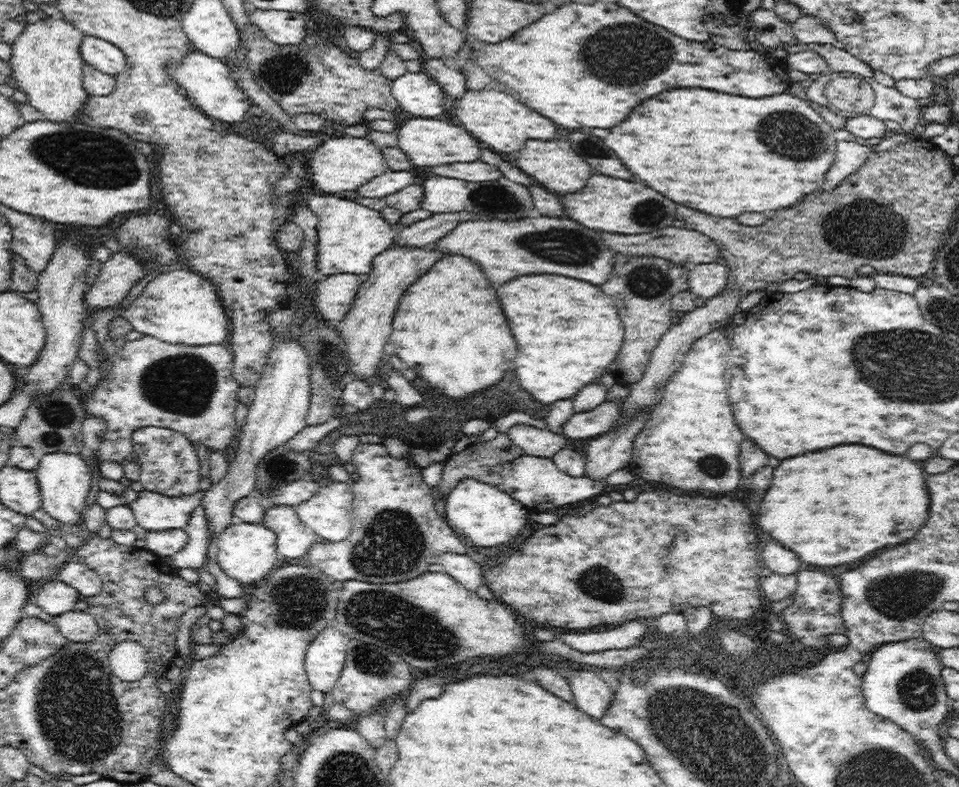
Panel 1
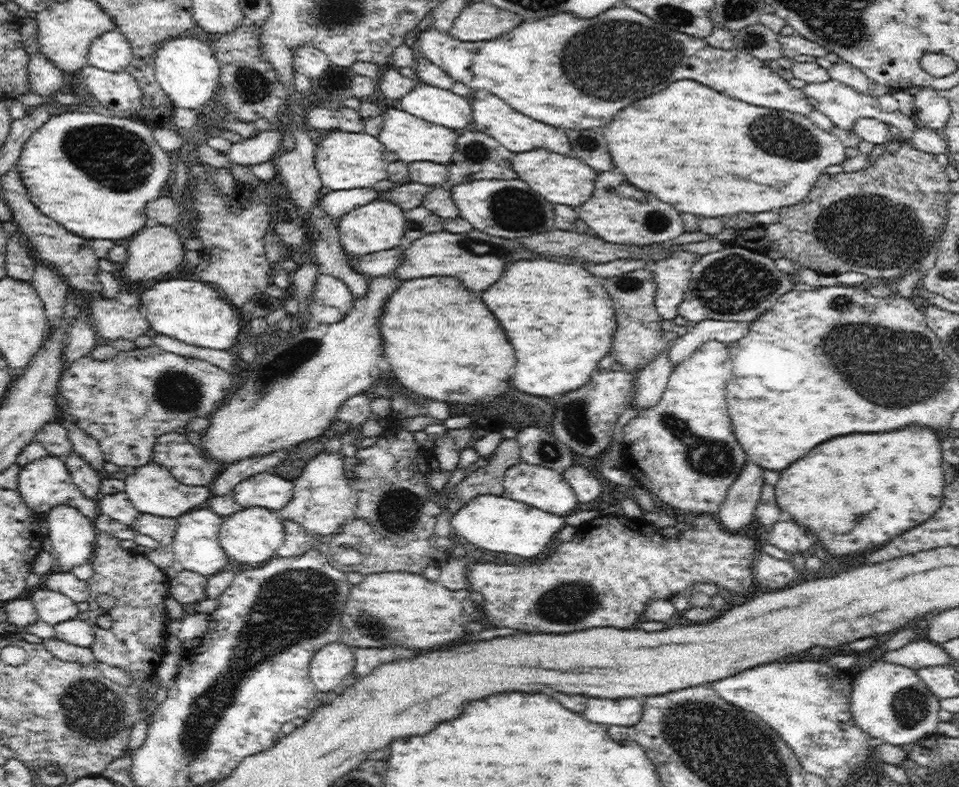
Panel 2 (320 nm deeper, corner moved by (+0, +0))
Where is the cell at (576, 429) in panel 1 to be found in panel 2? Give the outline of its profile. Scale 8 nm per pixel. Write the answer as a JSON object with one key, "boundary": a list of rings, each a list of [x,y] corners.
{"boundary":[[[660,351],[656,358],[640,370],[636,386],[632,390],[630,407],[638,407],[640,410],[655,405],[663,395],[674,367],[667,351]]]}

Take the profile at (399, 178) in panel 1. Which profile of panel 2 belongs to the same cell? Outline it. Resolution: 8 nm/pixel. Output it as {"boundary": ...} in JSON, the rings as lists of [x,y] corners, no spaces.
{"boundary":[[[350,188],[348,190],[333,190],[325,194],[318,200],[318,205],[323,208],[323,211],[333,220],[338,223],[348,212],[352,212],[354,208],[358,208],[381,198],[382,194],[372,188]]]}

